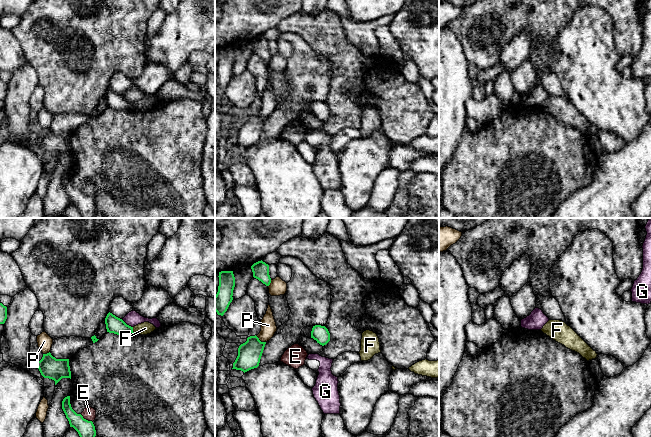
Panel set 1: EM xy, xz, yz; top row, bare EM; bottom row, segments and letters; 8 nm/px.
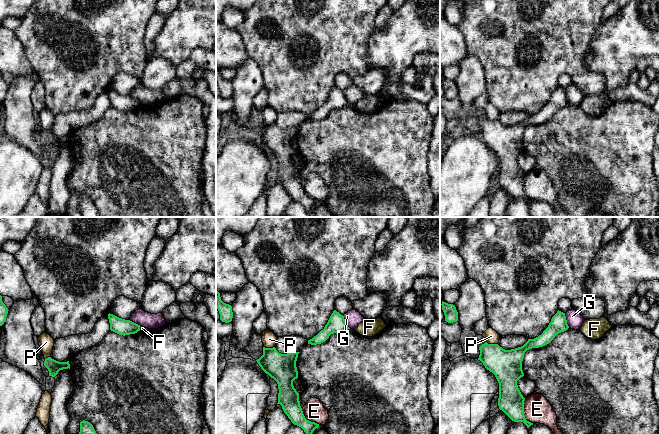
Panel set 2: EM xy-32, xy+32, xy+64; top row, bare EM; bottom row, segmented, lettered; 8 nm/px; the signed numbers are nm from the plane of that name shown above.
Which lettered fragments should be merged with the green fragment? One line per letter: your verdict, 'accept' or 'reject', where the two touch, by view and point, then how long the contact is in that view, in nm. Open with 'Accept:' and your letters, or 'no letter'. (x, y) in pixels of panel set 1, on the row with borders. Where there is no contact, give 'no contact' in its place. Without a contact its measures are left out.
Accept: no letter
E: reject; meets green in xy at (85, 419); contact 120 nm long
F: reject; meets green in xy at (132, 330); contact 50 nm long
G: reject; meets green in xy at (126, 324); contact 120 nm long
P: reject; meets green in xz at (259, 340); contact 110 nm long

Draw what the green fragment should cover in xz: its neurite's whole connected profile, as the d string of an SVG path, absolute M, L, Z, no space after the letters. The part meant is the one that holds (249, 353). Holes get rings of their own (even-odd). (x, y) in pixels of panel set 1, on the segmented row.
M250 336L247 341L241 344L238 348L238 356L233 363L233 368L241 370L244 373L257 368L264 350L266 342L261 342L259 338Z

